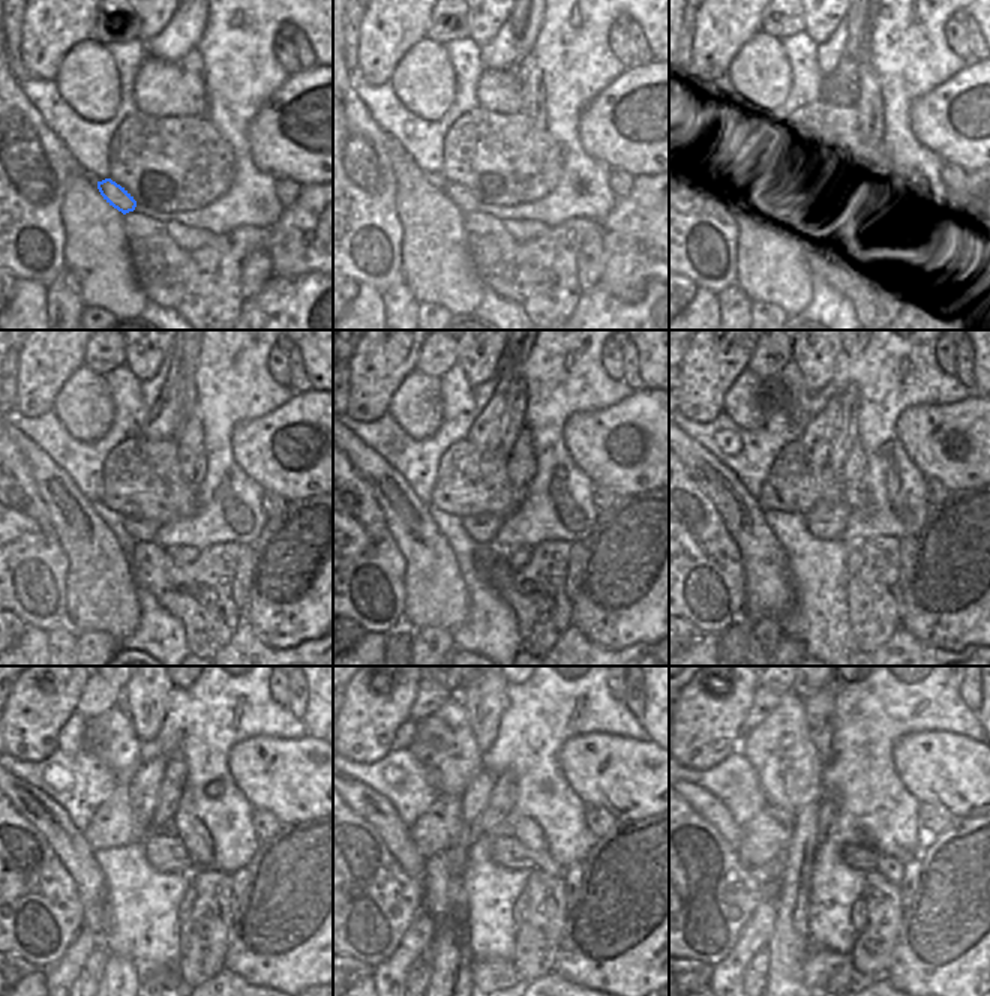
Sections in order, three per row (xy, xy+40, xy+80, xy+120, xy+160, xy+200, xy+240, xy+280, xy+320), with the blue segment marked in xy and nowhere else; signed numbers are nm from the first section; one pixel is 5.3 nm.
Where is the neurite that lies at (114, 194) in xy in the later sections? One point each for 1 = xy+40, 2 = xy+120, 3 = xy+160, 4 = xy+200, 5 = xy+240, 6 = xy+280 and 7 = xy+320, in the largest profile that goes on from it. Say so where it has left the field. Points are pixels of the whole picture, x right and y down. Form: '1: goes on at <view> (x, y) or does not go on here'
1: goes on at xy+40 (462, 197)
2: goes on at xy+120 (141, 530)
3: goes on at xy+160 (482, 528)
4: goes on at xy+200 (827, 521)
5: goes on at xy+240 (164, 851)
6: goes on at xy+280 (506, 851)
7: goes on at xy+320 (854, 855)

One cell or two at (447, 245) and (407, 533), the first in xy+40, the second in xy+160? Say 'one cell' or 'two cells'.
one cell

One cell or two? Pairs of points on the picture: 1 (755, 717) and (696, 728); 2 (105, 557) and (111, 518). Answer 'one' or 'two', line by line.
1: two
2: two

